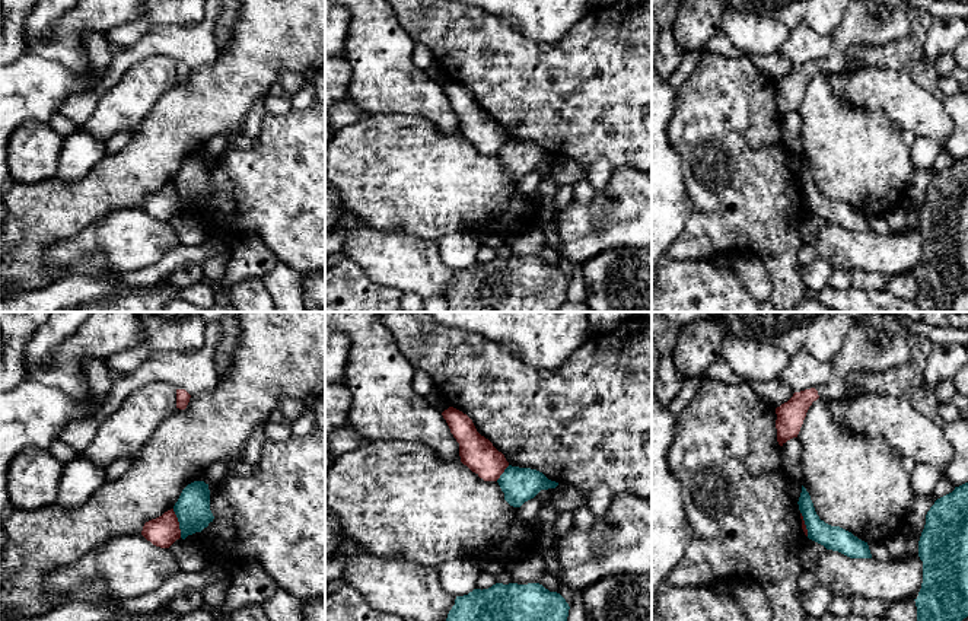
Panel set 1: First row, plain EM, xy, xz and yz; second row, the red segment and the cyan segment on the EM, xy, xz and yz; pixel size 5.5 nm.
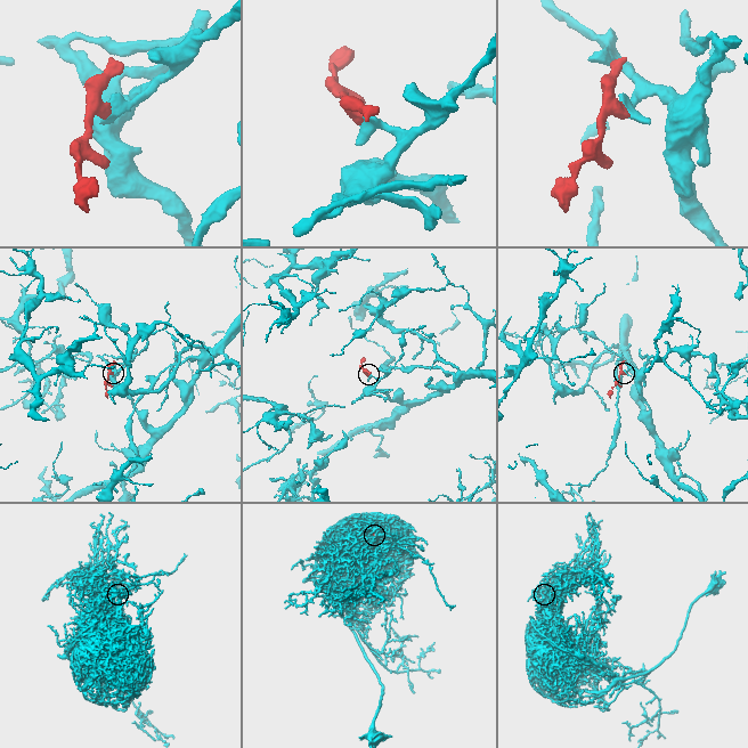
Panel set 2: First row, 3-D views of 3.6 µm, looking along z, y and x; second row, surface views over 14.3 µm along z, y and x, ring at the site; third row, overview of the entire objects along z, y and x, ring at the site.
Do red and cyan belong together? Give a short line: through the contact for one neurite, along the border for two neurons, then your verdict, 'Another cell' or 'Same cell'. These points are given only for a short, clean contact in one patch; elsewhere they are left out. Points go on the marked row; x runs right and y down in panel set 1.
Line: xy (172, 509), (181, 537). Another cell

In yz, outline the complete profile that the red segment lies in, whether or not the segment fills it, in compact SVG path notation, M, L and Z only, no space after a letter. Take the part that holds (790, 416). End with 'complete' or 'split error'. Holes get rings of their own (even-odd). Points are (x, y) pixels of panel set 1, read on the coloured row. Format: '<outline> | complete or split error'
M864 312L848 329L840 351L830 362L830 380L818 389L795 392L787 402L776 408L778 445L797 437L809 407L818 398L844 399L856 385L857 375L885 372L907 363L910 334L892 313Z | split error

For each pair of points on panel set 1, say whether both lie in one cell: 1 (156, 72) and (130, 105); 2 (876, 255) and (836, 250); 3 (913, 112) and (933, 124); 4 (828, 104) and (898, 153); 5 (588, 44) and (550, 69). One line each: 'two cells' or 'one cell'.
1: one cell
2: one cell
3: one cell
4: one cell
5: one cell

